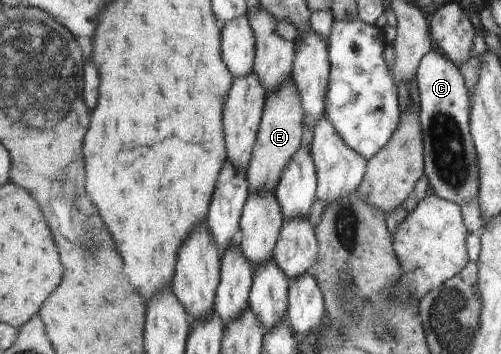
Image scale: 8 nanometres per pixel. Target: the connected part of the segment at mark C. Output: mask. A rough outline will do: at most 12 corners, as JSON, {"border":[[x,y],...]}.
{"border":[[436,47],[415,76],[429,185],[461,207],[477,197],[471,107]]}

